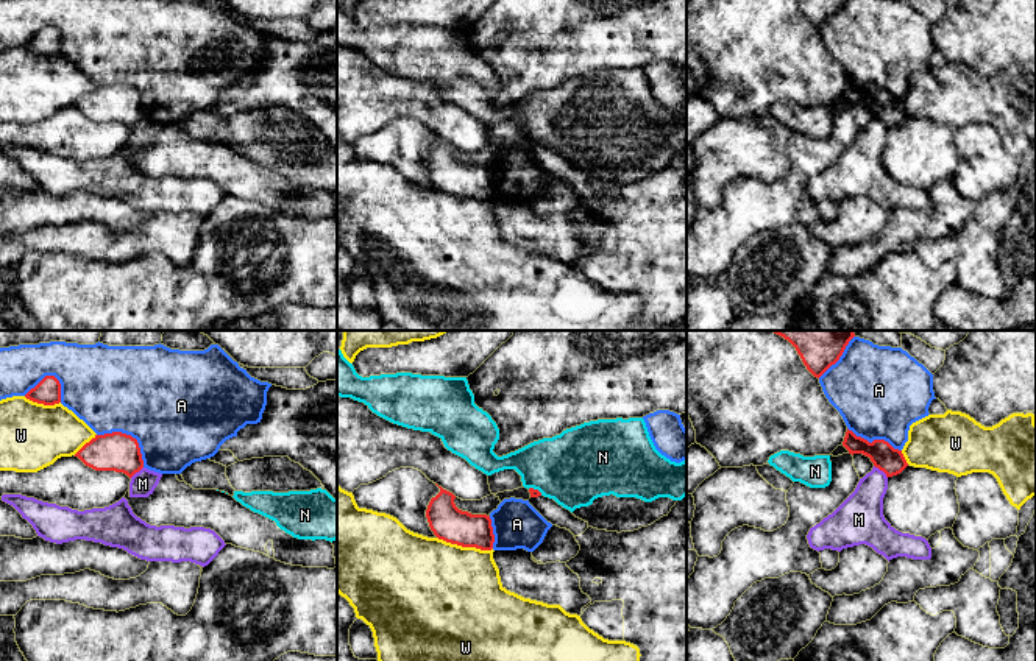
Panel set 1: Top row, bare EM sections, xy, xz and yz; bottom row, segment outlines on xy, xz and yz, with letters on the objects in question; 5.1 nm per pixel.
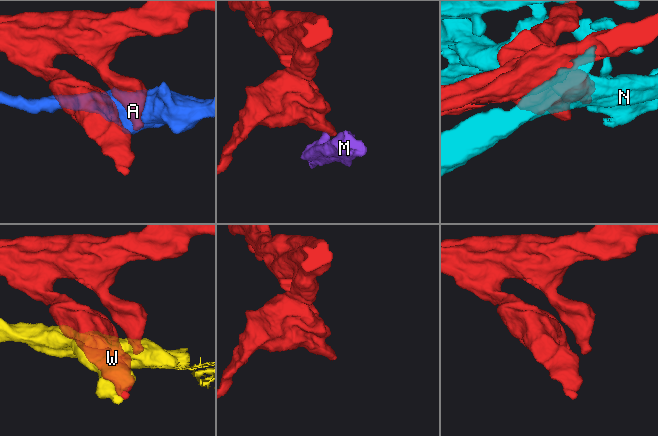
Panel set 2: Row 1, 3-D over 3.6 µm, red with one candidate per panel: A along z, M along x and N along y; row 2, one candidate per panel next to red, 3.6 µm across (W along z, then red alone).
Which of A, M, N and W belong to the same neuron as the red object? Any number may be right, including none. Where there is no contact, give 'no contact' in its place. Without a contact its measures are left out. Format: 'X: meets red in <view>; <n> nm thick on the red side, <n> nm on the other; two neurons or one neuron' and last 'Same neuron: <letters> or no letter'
A: meets red in xy; 200 nm thick on the red side, 500 nm on the other; two neurons
M: meets red in yz; 140 nm thick on the red side, 220 nm on the other; two neurons
N: meets red in xz; 50 nm thick on the red side, 380 nm on the other; two neurons
W: meets red in xz; 180 nm thick on the red side, 480 nm on the other; two neurons
Same neuron: no letter

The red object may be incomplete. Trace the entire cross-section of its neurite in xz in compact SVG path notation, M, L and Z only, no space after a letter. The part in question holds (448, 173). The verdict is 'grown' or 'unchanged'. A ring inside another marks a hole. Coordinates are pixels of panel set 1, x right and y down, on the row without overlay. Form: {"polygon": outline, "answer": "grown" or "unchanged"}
{"polygon": "M442 137L431 150L426 168L438 190L462 198L491 201L495 193L491 170L487 165L471 165L456 157L456 147Z", "answer": "unchanged"}

